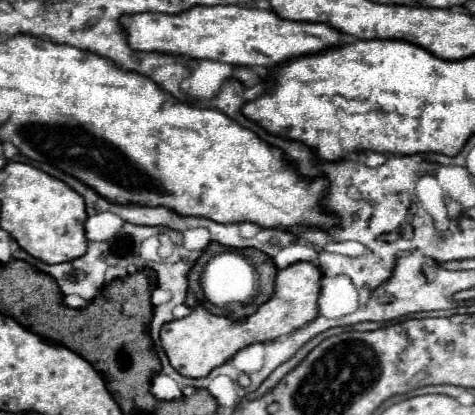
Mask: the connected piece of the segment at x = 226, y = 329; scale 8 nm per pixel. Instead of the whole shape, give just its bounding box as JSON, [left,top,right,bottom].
[160,262,322,378]

